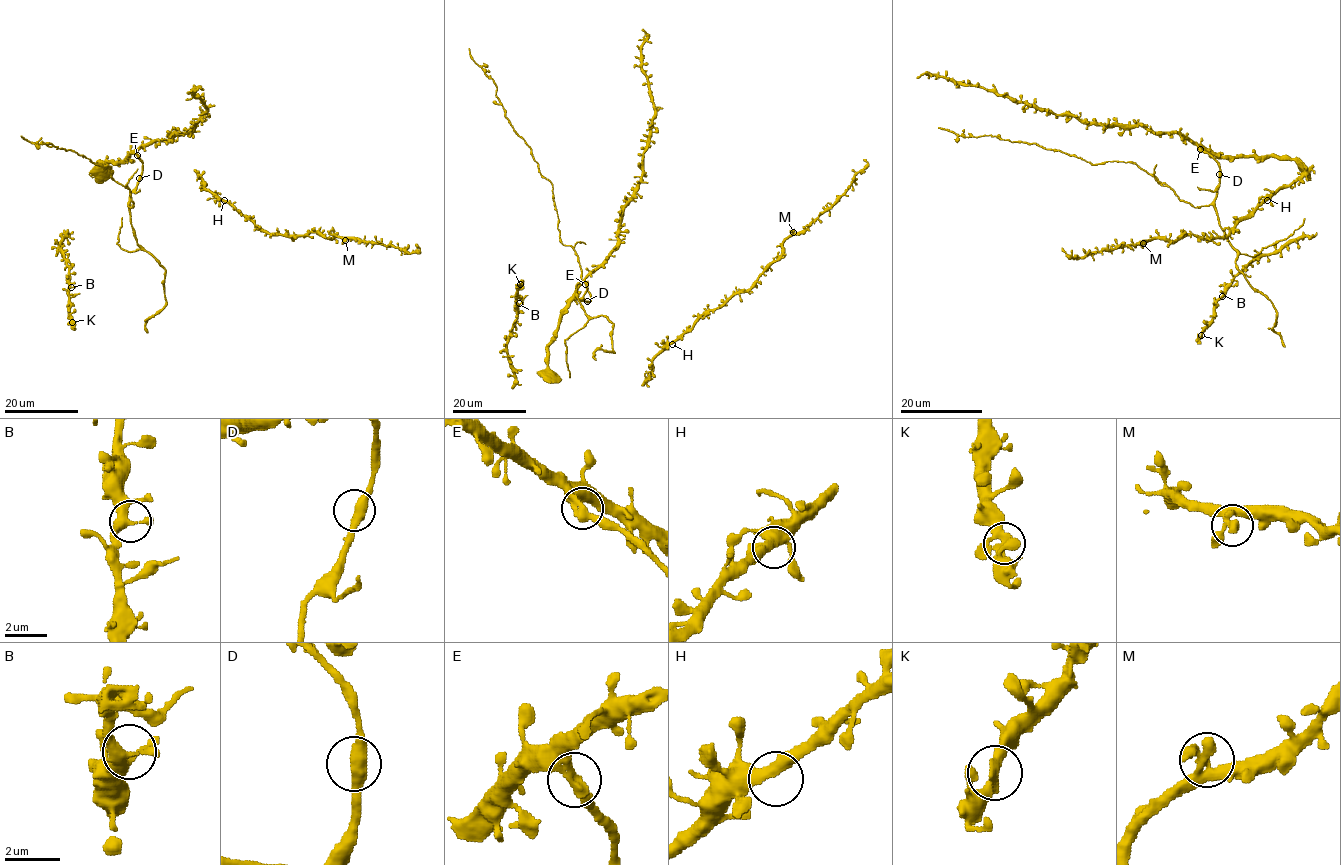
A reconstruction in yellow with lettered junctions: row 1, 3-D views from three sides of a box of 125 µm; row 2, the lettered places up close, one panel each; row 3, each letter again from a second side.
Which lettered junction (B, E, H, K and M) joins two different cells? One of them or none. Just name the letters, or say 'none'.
E

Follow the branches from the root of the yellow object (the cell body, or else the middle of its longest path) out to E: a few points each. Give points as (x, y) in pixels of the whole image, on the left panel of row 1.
E: (140, 178), (142, 162), (137, 155)

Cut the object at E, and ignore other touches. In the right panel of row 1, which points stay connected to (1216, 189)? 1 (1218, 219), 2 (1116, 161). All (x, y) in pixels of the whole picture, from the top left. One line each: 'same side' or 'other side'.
1: same side
2: same side

